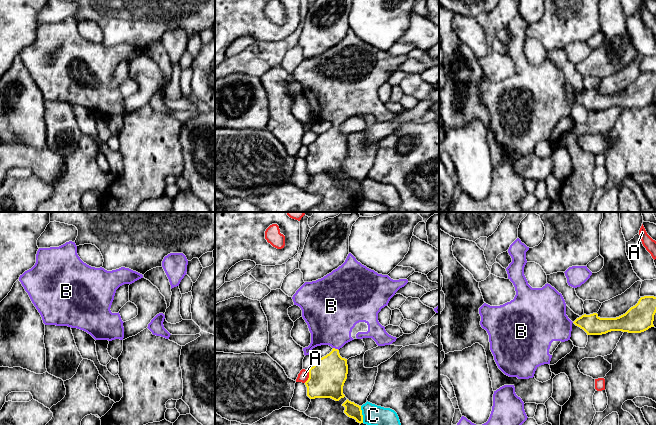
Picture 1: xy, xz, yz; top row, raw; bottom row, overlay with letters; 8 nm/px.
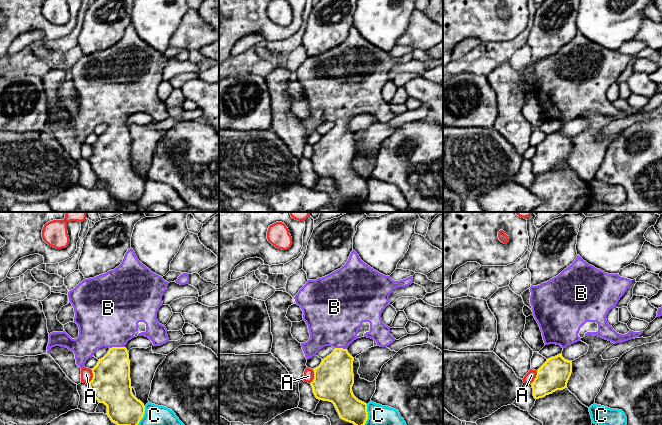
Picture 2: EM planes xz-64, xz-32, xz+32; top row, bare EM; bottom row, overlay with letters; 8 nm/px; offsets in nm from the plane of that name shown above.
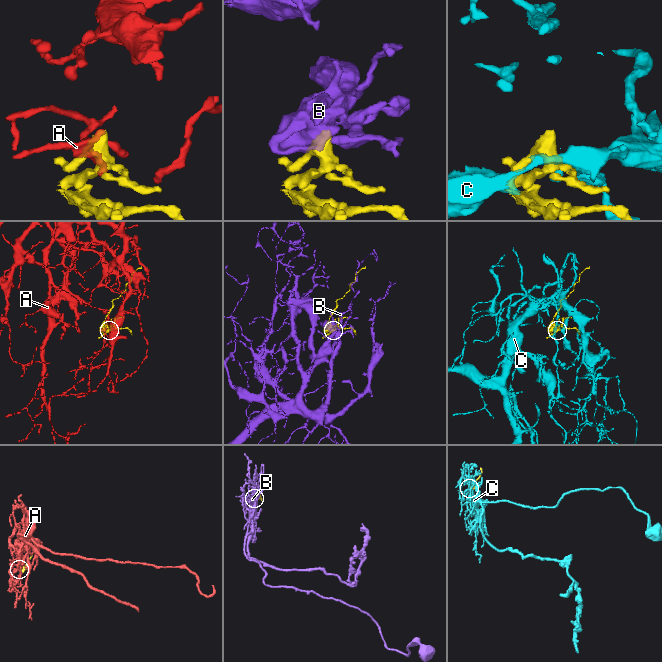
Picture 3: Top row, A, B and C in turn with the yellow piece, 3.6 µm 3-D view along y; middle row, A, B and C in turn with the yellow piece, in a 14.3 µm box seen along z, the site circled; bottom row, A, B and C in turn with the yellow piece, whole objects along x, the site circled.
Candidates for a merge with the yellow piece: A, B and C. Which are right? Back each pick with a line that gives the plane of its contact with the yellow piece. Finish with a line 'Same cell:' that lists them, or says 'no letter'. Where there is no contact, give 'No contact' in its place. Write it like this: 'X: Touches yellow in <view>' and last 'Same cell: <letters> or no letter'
B: Touches yellow in xz
Same cell: B

